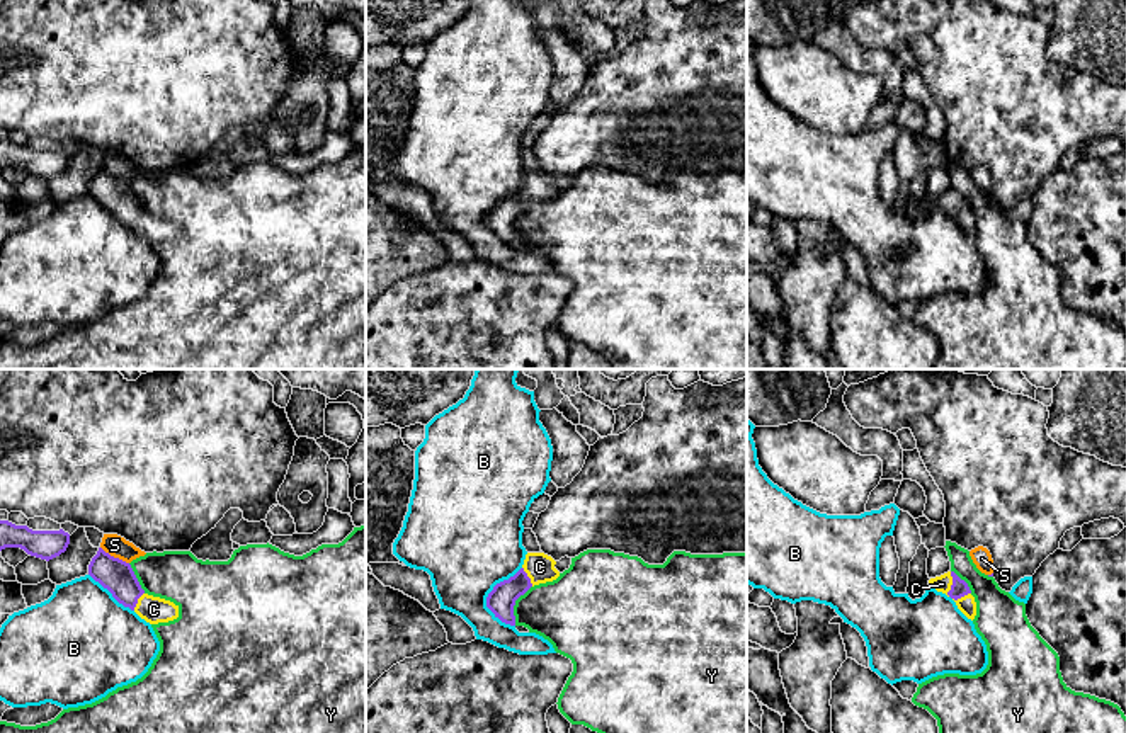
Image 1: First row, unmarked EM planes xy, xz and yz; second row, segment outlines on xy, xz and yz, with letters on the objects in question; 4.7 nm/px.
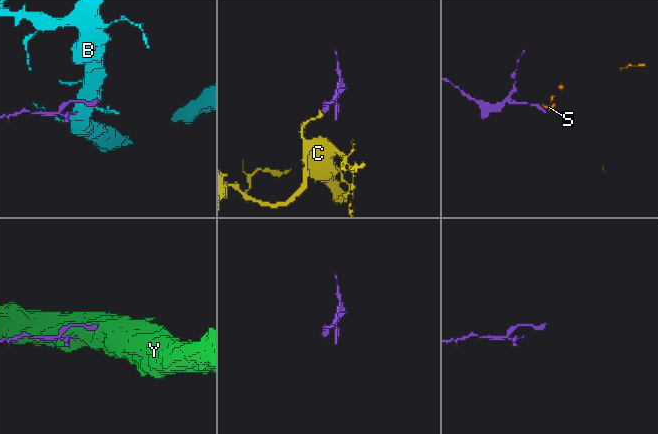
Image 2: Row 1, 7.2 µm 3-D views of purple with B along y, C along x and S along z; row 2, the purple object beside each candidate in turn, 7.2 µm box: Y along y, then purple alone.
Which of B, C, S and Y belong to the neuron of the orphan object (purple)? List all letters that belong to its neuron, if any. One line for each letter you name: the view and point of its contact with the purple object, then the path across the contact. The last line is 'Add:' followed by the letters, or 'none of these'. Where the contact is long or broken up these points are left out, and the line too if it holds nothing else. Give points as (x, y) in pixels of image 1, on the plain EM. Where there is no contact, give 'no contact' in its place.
C: yz (953, 203) | across yz (960, 206), (953, 203), (943, 203)
Add: C

